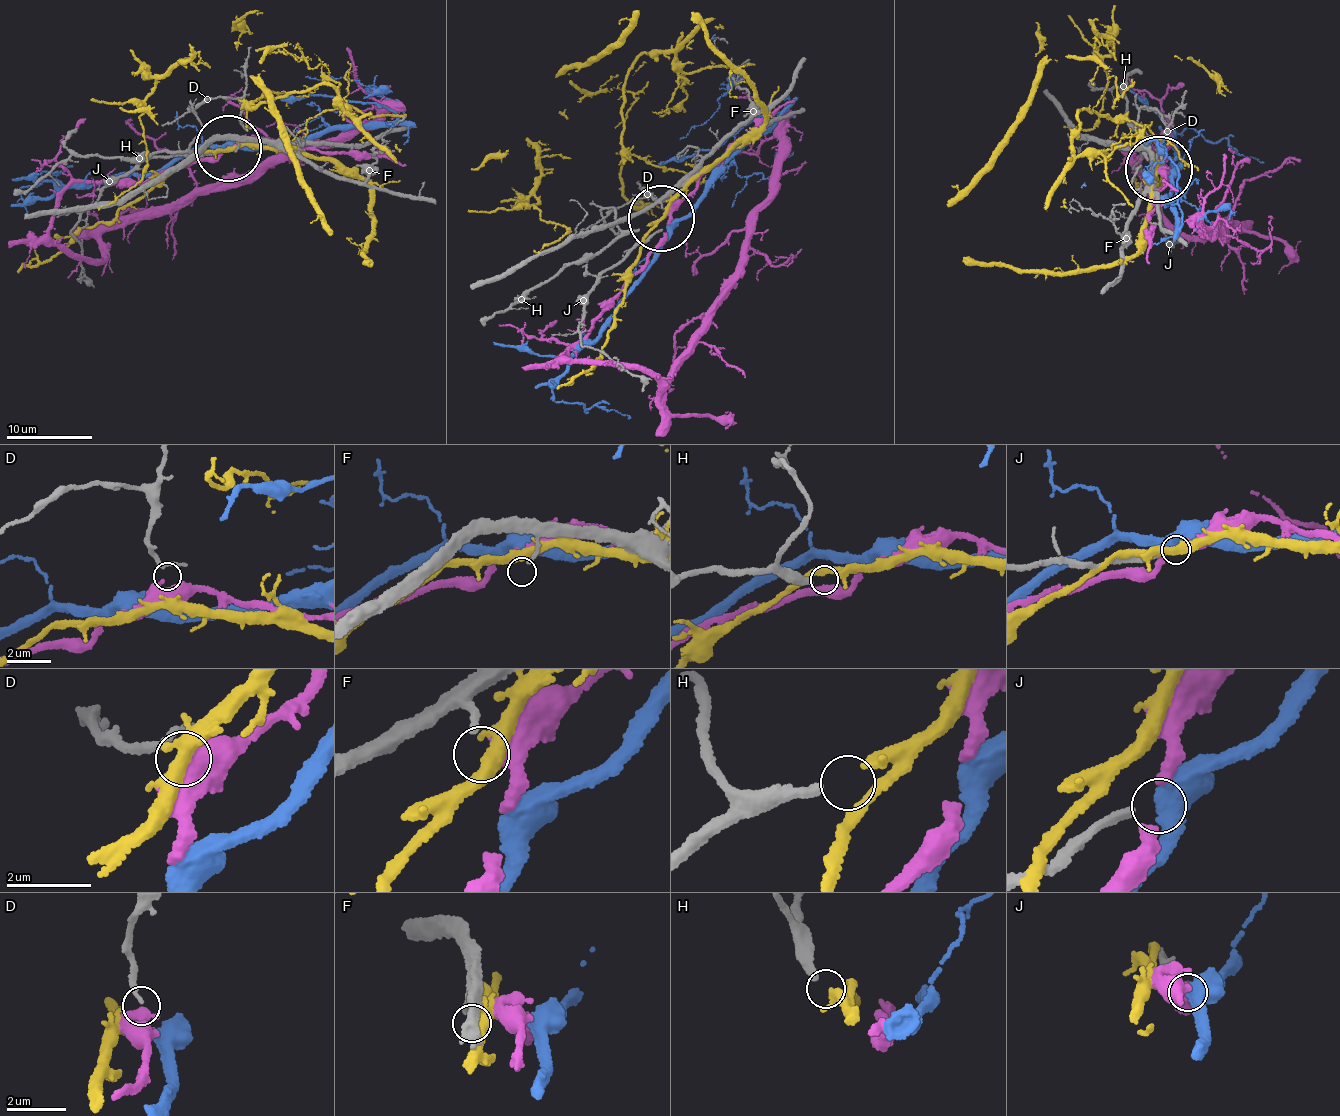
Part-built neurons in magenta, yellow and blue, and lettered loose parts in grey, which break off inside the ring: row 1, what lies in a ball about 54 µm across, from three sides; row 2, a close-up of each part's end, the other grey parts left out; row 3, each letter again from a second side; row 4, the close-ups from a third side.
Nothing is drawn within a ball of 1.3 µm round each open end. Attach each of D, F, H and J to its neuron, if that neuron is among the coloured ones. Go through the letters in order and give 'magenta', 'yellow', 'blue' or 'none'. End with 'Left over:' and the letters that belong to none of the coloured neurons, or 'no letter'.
D: magenta
F: none
H: yellow
J: blue
Left over: F

